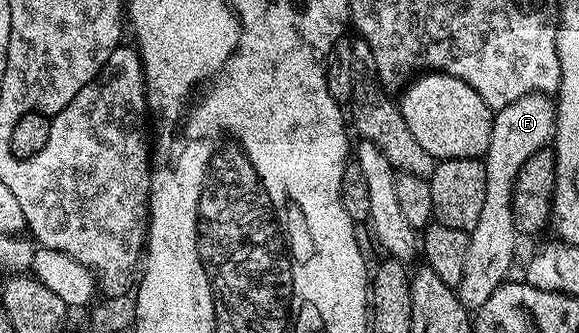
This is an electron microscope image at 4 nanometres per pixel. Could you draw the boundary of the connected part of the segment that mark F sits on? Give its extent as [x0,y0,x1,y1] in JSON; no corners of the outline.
[458,93,556,311]

